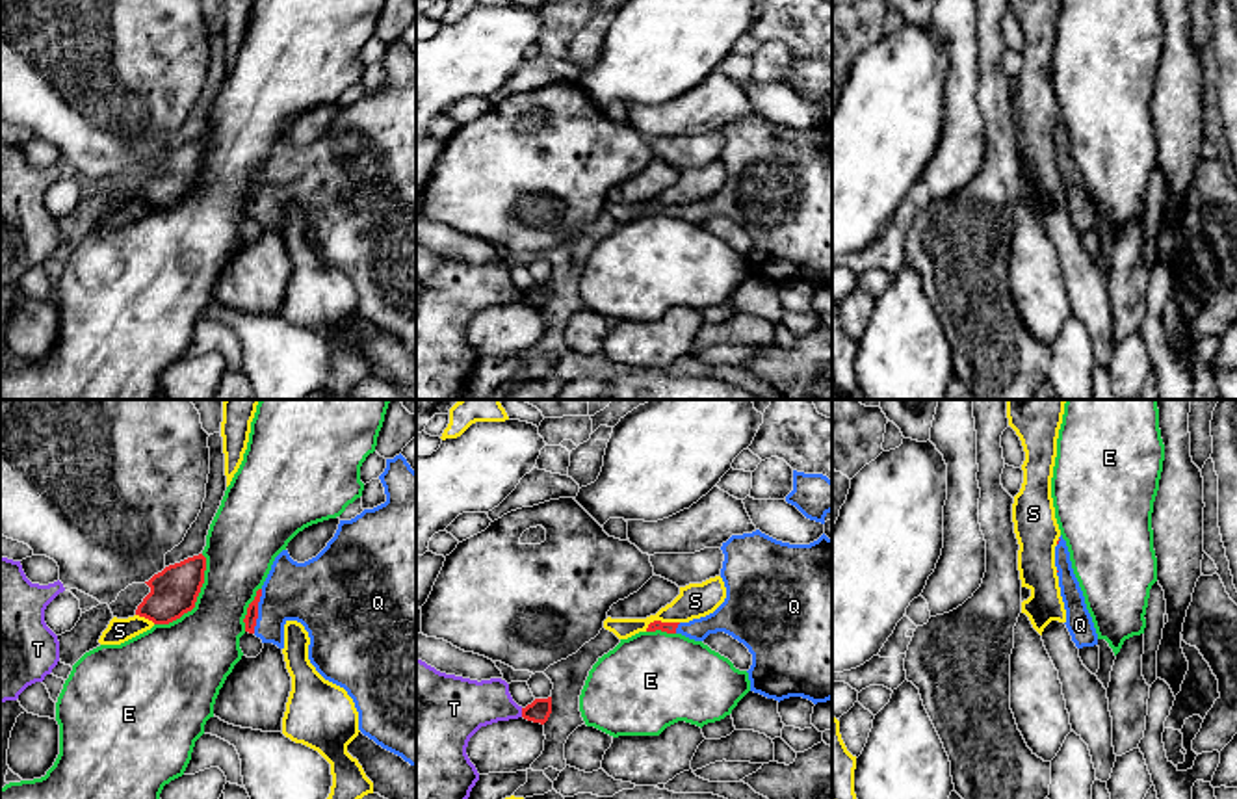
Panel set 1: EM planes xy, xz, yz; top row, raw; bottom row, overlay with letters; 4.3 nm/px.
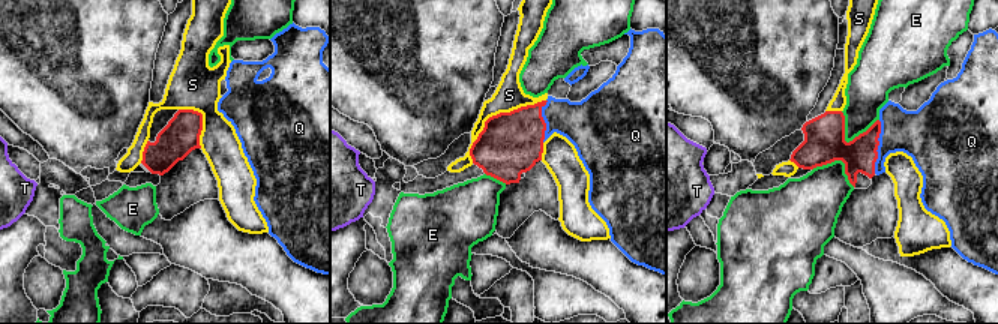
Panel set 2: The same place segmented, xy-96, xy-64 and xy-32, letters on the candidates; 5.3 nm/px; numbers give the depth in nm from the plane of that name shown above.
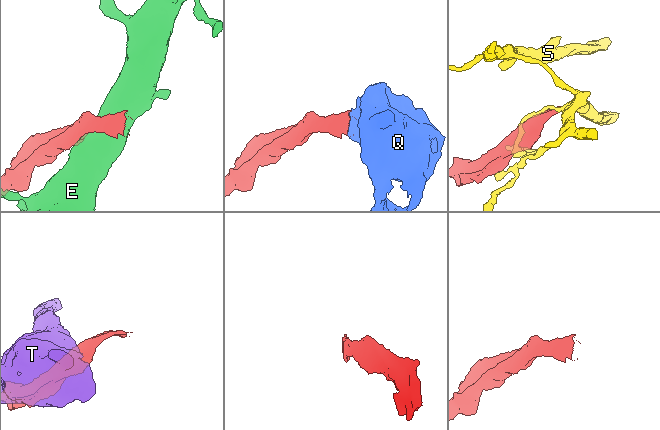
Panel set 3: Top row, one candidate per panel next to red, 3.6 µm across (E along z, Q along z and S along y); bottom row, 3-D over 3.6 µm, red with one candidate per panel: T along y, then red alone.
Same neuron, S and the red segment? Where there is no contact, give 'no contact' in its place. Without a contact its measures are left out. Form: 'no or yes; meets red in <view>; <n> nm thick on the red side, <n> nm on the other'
no; meets red in xz; 50 nm thick on the red side, 150 nm on the other

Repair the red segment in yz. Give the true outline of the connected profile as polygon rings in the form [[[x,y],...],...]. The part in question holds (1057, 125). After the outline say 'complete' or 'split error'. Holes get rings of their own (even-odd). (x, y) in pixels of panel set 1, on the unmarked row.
[[[1062,119],[1055,130],[1055,151],[1059,160],[1061,180],[1066,193],[1066,212],[1077,232],[1098,229],[1098,217],[1087,193],[1083,175],[1074,158],[1070,136]]]; split error

